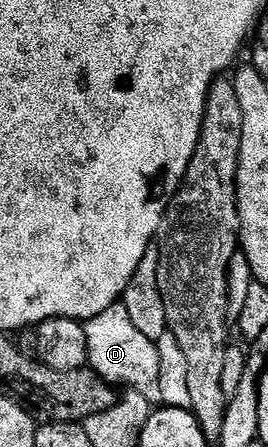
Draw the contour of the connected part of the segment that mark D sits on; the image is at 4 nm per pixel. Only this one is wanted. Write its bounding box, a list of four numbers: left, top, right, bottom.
[85,305,161,406]

